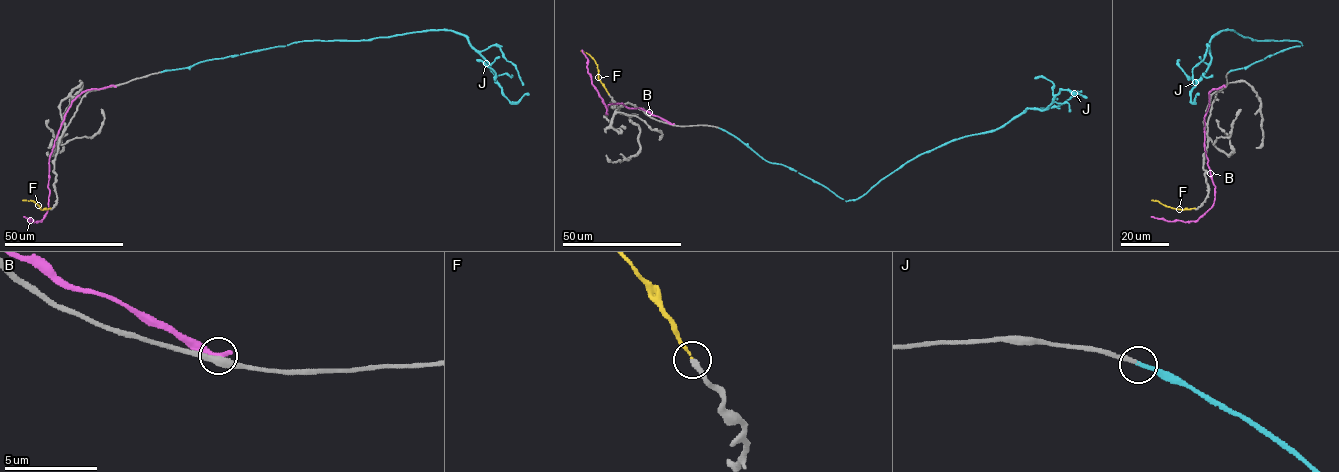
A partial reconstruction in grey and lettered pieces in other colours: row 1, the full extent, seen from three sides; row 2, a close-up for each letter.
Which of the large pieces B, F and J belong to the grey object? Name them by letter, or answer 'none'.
J

